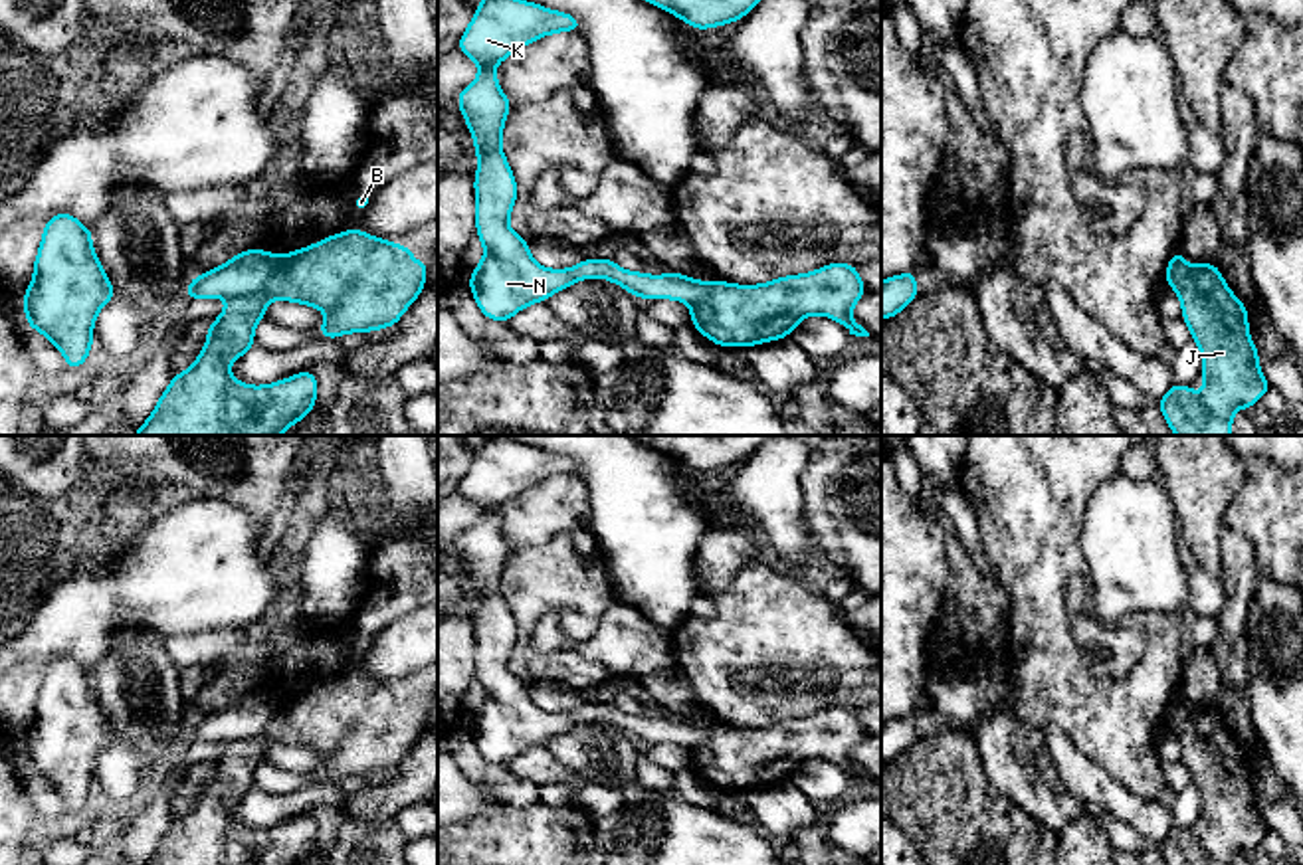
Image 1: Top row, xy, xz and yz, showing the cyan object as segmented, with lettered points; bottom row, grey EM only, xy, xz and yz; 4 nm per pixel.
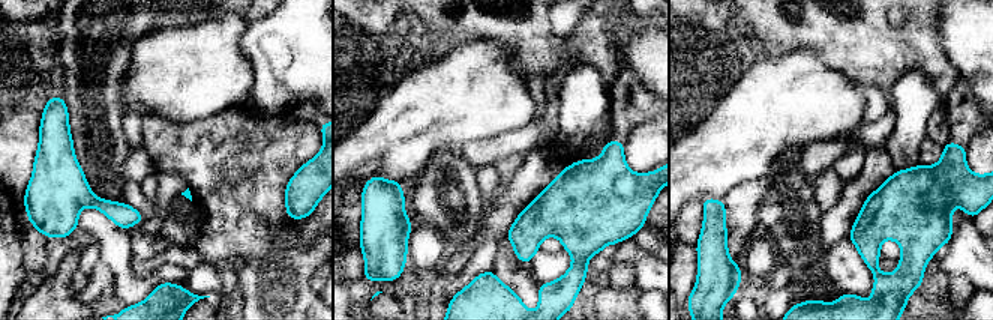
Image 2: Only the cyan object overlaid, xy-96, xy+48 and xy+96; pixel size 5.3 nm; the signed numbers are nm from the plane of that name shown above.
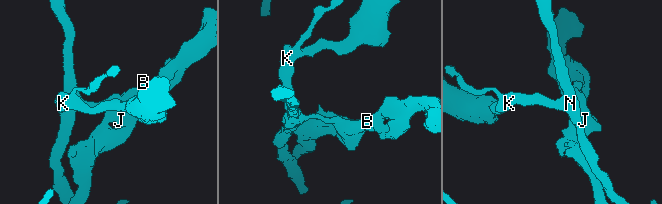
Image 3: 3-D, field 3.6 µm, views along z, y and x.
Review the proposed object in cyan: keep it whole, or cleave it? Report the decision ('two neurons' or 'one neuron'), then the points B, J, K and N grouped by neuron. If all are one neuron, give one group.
two neurons; B J / K N

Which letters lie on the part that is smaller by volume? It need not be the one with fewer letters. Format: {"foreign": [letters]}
{"foreign": ["B", "J"]}

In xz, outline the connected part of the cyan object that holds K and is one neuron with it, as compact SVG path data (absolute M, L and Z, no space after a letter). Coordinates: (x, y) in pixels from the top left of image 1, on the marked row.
M483 0L457 42L457 49L479 63L477 79L459 91L457 107L479 160L473 180L475 226L485 247L467 281L479 311L489 321L507 323L527 305L547 301L552 293L590 277L614 281L638 299L683 303L705 295L711 285L675 271L661 277L634 273L618 267L612 257L590 257L570 269L547 269L533 259L529 241L509 228L517 180L503 154L501 133L511 103L497 85L495 65L537 38L566 30L582 32L580 20L527 0Z

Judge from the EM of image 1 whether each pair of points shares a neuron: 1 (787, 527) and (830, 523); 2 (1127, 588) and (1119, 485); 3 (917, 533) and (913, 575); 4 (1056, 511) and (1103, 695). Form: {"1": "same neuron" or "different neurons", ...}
{"1": "different neurons", "2": "same neuron", "3": "same neuron", "4": "same neuron"}

